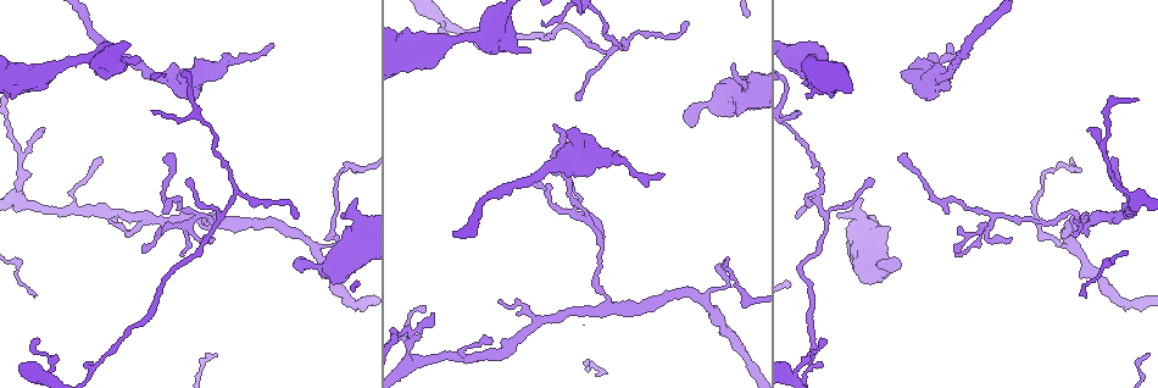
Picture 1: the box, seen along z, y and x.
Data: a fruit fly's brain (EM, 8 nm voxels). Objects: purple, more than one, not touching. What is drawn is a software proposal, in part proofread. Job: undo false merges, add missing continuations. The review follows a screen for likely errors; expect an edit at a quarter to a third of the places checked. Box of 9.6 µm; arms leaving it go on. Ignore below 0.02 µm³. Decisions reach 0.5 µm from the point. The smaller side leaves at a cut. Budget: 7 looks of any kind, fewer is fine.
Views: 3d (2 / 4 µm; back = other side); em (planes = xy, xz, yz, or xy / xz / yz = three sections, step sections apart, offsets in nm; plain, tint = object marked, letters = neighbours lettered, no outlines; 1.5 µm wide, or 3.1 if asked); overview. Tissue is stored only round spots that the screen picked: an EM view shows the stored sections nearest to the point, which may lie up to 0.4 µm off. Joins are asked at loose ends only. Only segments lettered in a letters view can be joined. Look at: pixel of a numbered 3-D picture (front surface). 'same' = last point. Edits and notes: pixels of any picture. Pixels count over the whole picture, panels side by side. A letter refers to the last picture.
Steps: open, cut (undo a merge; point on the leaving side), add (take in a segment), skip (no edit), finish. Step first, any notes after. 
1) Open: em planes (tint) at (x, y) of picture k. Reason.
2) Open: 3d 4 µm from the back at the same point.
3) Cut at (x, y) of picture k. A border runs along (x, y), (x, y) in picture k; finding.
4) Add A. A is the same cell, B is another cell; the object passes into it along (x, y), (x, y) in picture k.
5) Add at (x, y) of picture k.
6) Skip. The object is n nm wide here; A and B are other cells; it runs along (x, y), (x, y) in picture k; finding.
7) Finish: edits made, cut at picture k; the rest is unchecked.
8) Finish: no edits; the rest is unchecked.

Open: 3d 2 µm from the back at (949, 46) of picture 1. Tapers out.

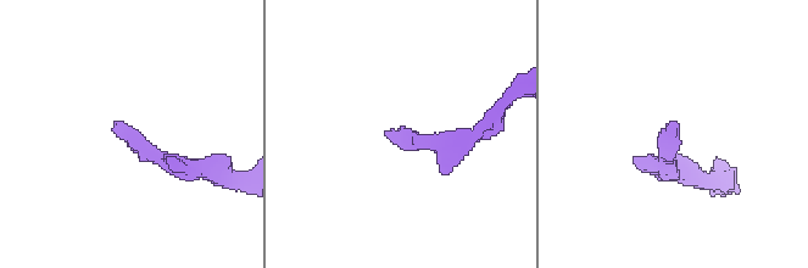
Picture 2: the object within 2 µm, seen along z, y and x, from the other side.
Open: em planes (letters) at (113, 125) of picture 2. Now the EM.

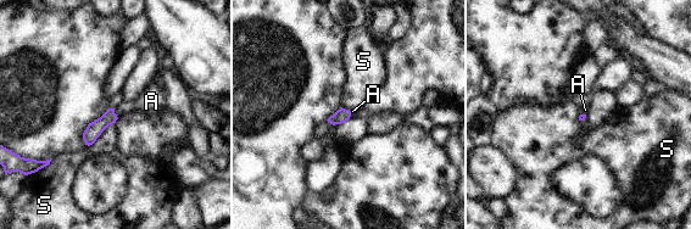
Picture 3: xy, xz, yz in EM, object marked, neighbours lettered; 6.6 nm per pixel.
Add at (150, 101) of picture 3. A is the same cell, S is another cell; the object passes into it along (94, 129), (115, 113), (150, 101) in picture 3; it goes on there.

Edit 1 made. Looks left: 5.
Open: overview. Redraw.

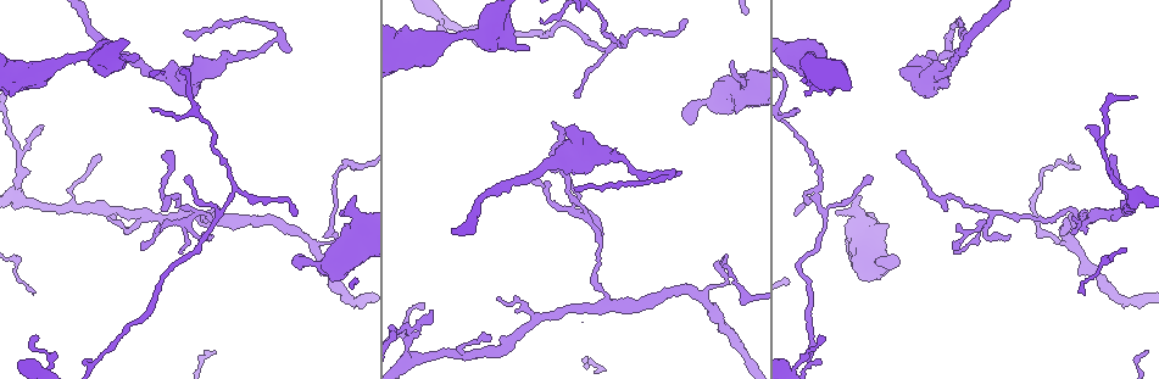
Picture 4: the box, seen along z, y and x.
Open: 3d 4 µm at (794, 214) of picture 4. An open end.

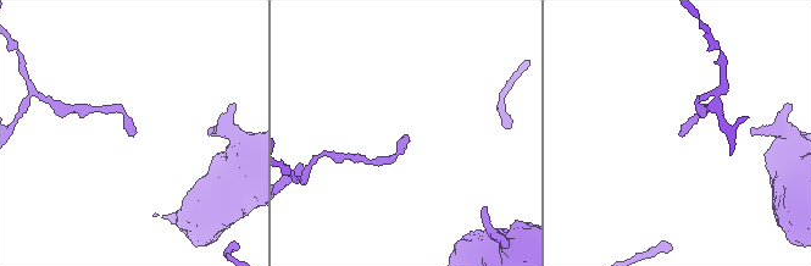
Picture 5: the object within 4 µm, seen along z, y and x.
Open: em planes (letters) at (133, 136) of picture 5. Shape alone is not enough.

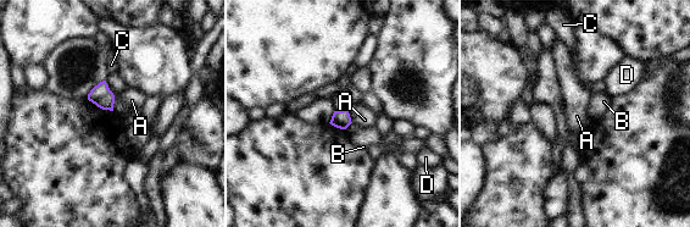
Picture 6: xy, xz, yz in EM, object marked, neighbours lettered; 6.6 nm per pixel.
Skip. The object is 120 nm wide here; A, B, C and D are other cells; a border runs along (348, 109), (352, 122) in picture 6; no lettered segment goes on from it.

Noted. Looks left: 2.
Open: em planes (letters) at (43, 126) of picture 4. Thin end.

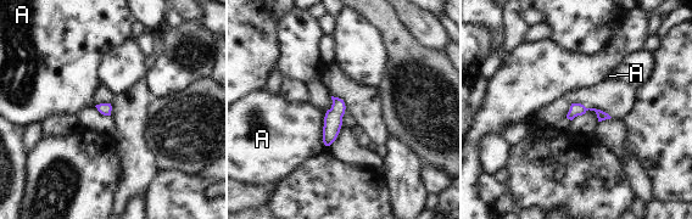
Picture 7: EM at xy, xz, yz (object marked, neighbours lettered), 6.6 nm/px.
Skip. A is another cell; a border runs along (327, 111), (323, 142), (329, 146) in picture 7; none of them fits.

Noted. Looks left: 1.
Finish: edits made, add at picture 3; the rest is unchecked.

